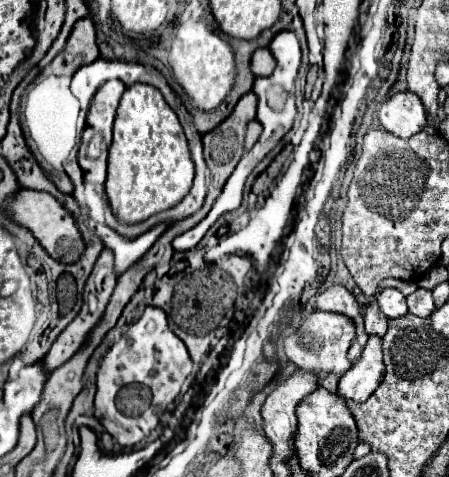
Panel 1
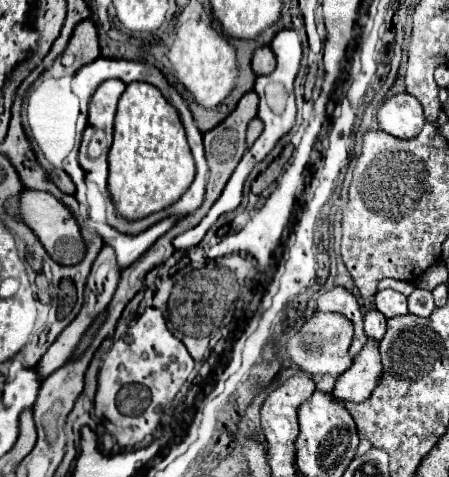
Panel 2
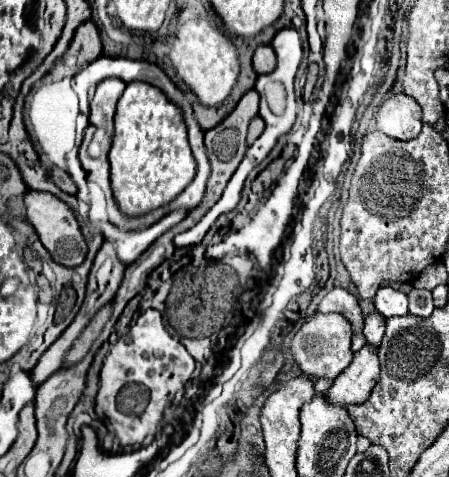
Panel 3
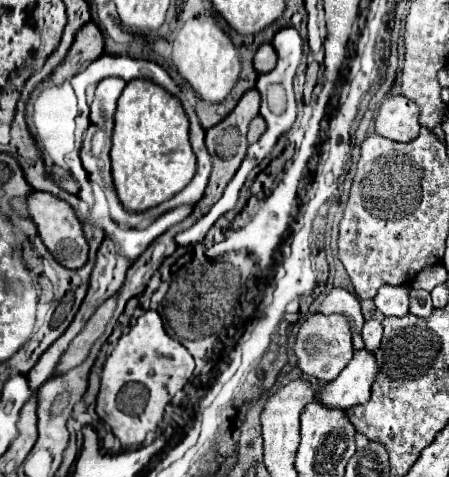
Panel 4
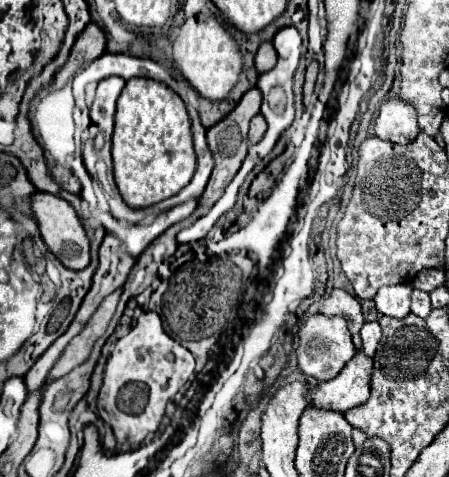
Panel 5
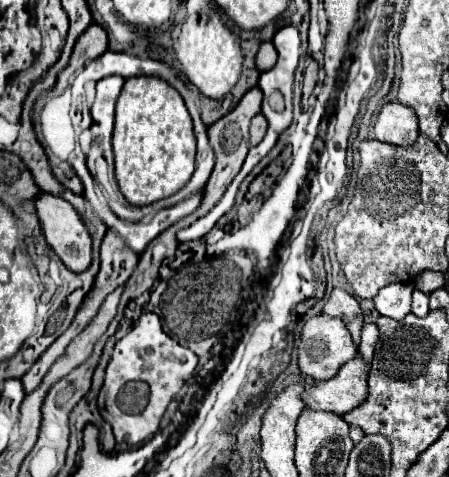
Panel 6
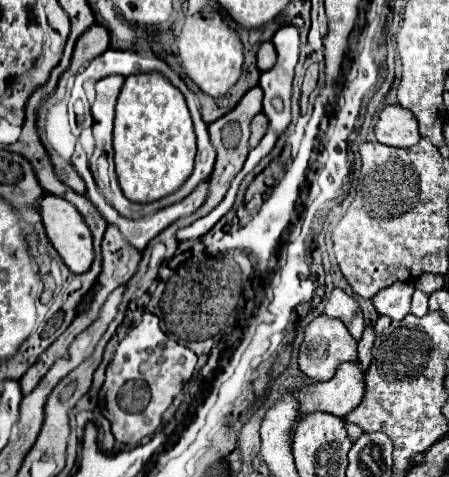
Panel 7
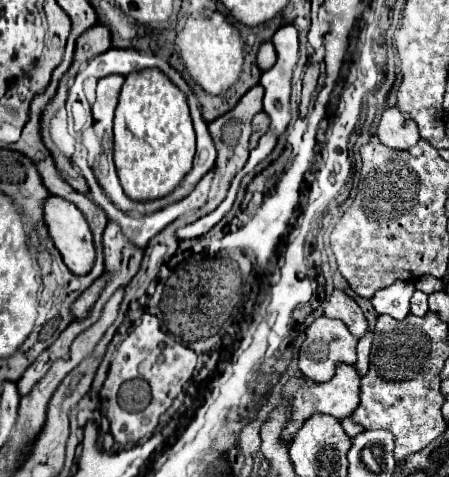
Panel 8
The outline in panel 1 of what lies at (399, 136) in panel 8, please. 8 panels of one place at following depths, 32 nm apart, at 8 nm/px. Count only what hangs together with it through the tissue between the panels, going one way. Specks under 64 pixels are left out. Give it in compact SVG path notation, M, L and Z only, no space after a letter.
M410 90L398 92L392 98L388 98L378 110L378 120L388 132L400 138L414 136L428 122L420 96Z

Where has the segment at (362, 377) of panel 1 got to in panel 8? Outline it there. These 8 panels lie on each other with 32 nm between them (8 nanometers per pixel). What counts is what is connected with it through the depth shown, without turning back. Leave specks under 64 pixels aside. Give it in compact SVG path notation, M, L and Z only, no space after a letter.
M340 364L340 368L336 370L336 376L328 382L322 382L322 384L308 384L308 386L302 386L294 398L292 398L292 408L294 408L294 414L292 414L292 420L290 424L286 426L282 438L286 442L292 440L292 436L296 434L296 430L300 428L300 424L304 424L306 416L312 416L316 412L322 412L322 414L330 414L338 420L344 420L346 416L350 416L352 410L356 410L356 406L360 404L360 374L356 370L356 366L352 364Z

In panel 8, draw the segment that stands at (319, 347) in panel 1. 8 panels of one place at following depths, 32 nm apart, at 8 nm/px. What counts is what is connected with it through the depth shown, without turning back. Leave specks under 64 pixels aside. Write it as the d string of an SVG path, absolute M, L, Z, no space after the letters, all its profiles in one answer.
M320 316L306 328L306 340L302 342L302 348L300 348L298 368L302 370L302 374L306 378L310 378L314 382L328 382L334 376L338 364L356 362L356 342L358 340L350 334L350 330L346 328L346 324L342 320L332 320L328 316Z

